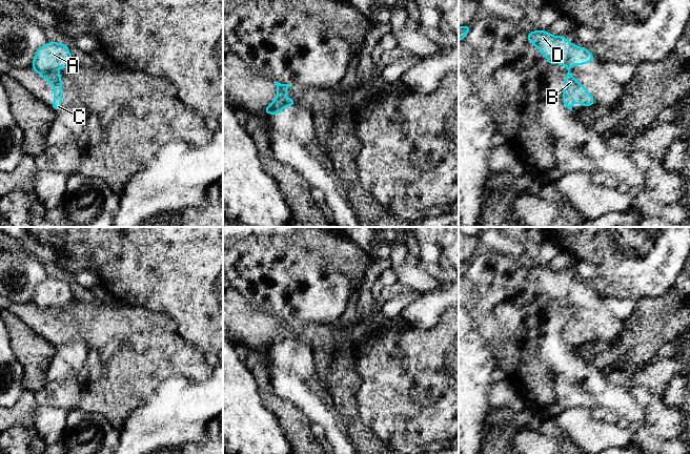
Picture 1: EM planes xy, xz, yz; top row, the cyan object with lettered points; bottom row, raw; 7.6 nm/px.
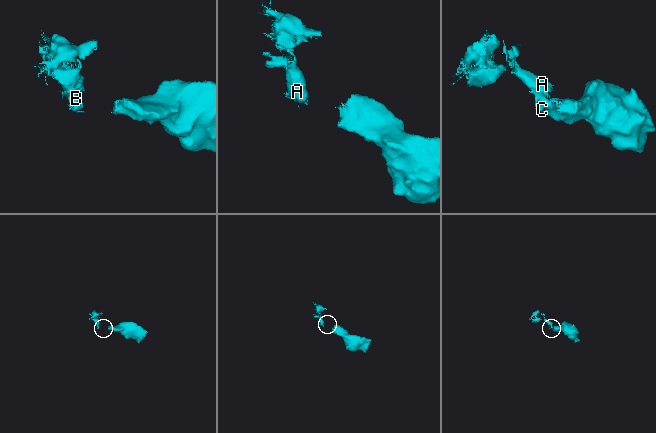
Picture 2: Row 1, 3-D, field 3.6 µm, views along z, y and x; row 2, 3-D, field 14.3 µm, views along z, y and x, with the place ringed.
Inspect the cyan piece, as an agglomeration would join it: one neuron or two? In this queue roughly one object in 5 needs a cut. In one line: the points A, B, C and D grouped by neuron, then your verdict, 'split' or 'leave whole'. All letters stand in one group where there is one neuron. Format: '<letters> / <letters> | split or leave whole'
A B C D | leave whole

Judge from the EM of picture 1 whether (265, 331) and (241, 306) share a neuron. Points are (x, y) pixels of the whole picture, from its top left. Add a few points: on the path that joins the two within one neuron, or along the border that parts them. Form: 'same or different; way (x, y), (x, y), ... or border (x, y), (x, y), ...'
same; way (259, 325), (246, 312)

